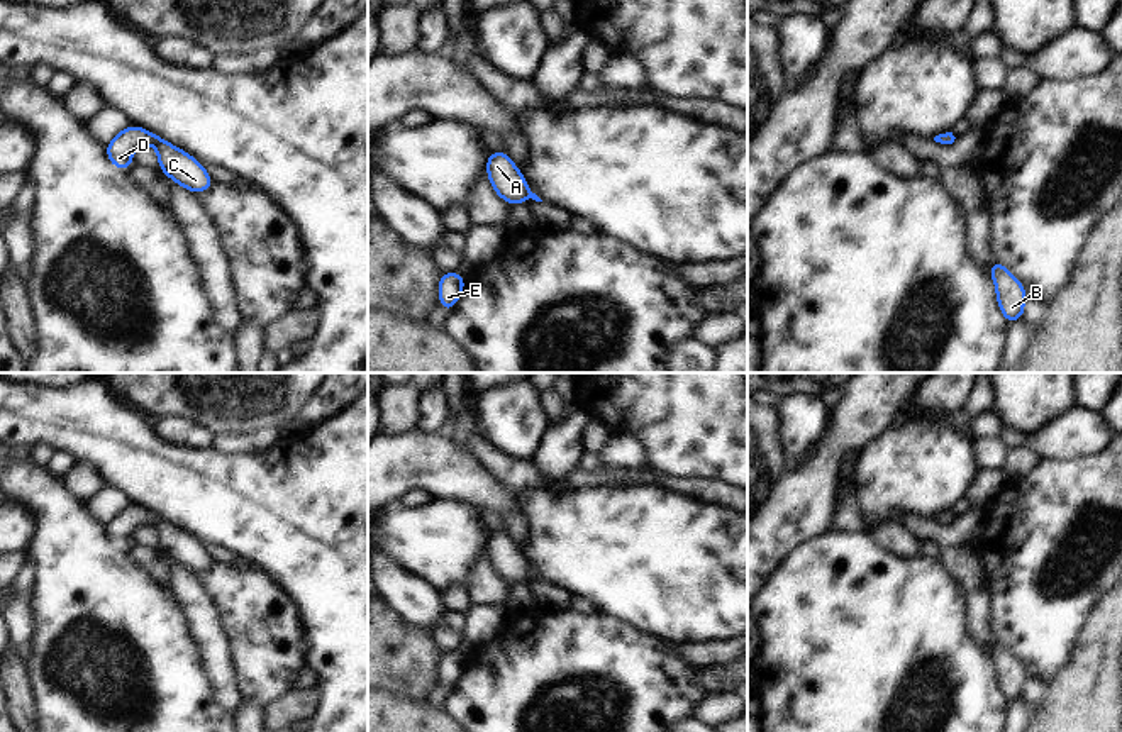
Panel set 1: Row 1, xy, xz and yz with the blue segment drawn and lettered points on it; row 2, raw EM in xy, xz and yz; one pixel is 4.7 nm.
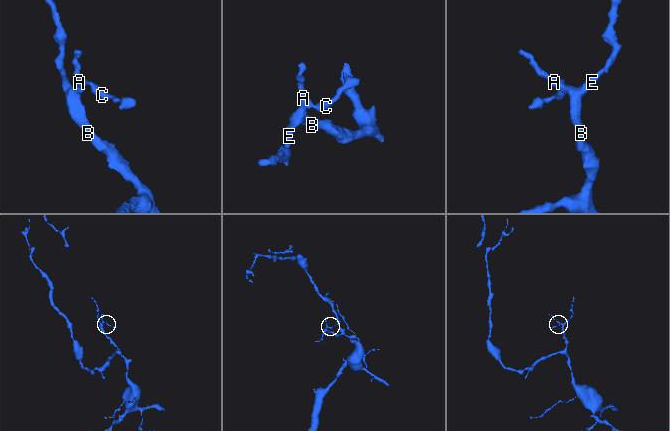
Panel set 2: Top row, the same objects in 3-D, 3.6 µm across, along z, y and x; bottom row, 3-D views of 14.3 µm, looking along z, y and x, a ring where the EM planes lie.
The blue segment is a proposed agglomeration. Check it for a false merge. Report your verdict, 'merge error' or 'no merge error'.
no merge error

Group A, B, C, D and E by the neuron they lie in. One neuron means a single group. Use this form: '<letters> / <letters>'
A B C D E

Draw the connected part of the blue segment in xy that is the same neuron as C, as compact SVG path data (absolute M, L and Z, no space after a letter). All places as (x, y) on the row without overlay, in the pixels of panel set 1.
M129 505L127 508L120 510L105 529L110 542L115 547L129 551L134 529L146 524L156 527L161 552L168 554L175 563L188 568L193 573L202 573L215 563L207 554L202 542L139 505Z

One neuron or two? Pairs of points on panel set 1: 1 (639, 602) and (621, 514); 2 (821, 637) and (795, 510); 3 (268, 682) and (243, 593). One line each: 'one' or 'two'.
1: one
2: two
3: one

